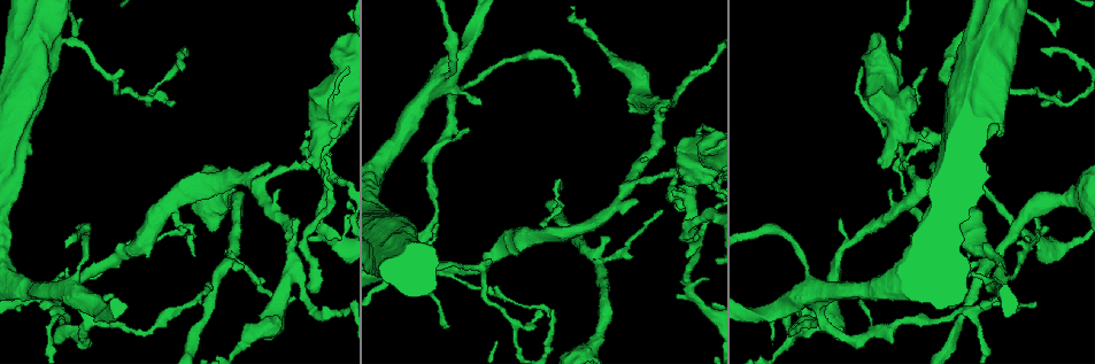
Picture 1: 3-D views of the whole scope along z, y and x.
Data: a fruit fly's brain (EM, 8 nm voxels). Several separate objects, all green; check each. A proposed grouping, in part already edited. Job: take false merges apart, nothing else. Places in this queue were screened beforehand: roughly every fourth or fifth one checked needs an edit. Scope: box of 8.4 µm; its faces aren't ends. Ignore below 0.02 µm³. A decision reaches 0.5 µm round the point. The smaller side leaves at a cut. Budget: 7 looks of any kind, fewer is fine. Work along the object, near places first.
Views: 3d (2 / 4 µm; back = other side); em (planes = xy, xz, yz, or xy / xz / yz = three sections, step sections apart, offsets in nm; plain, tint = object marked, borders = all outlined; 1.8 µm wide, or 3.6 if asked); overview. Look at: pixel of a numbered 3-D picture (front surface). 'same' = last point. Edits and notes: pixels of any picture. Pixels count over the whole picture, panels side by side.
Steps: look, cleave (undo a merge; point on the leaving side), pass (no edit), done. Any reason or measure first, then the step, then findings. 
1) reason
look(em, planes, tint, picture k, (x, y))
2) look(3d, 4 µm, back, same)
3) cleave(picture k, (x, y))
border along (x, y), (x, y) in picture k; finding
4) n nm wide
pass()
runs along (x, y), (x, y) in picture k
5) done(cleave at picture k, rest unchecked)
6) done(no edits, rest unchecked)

thick turns thin
look(3d, 4 µm, picture 1, (228, 259))

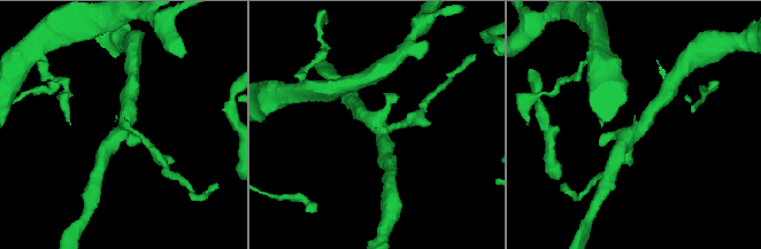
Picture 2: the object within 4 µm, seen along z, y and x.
need the tissue
look(em, xz, step 16, tint, picture 2, (636, 129))

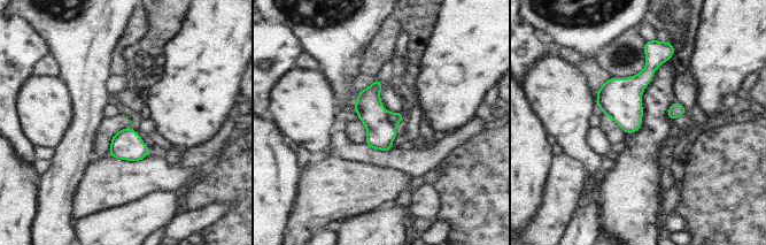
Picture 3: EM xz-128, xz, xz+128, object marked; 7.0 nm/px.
another direction
look(em, planes, tint, same)

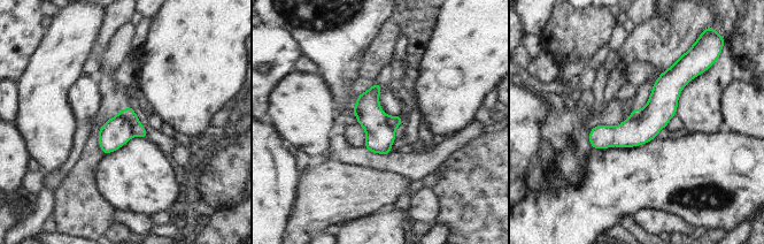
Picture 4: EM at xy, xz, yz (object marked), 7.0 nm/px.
cleave(picture 4, (129, 114))
a second neuron is stuck on

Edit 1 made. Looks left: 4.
small branch off a trunk
look(em, 3.6 µm, planes, tint, picture 1, (446, 82))

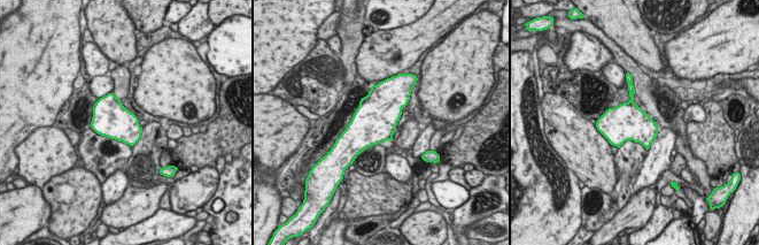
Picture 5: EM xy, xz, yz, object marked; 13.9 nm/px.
pass()
continuous, no second neuron

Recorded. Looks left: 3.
a narrow waist
look(3d, 2 µm, back, picture 1, (507, 60))

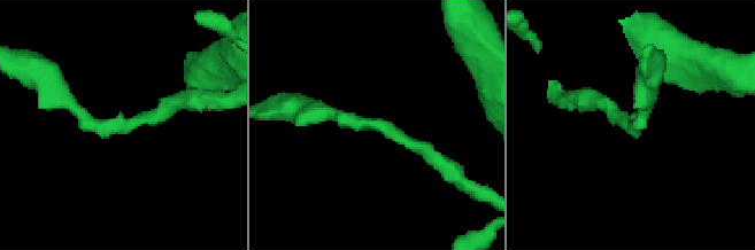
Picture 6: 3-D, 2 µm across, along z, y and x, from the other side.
look(em, xz, step 4, tint, picture 6, (630, 123))

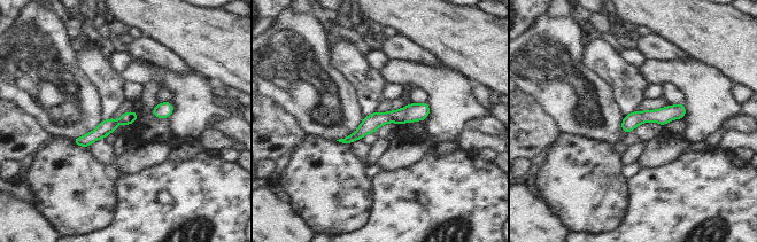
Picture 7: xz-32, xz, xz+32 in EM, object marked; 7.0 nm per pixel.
look(em, planes, tint, same)

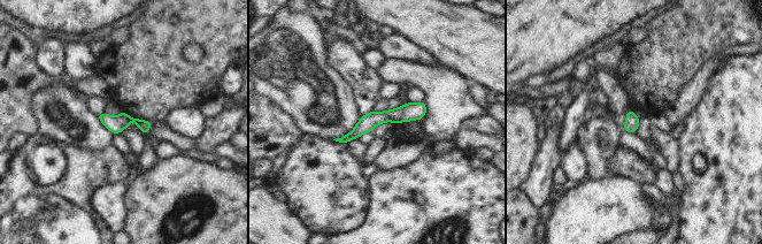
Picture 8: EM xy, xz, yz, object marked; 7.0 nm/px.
pass()
runs along (423, 108), (372, 119), (343, 139) in picture 8; continuous, no second neuron

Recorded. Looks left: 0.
done(cleave at picture 4, rest unchecked)

